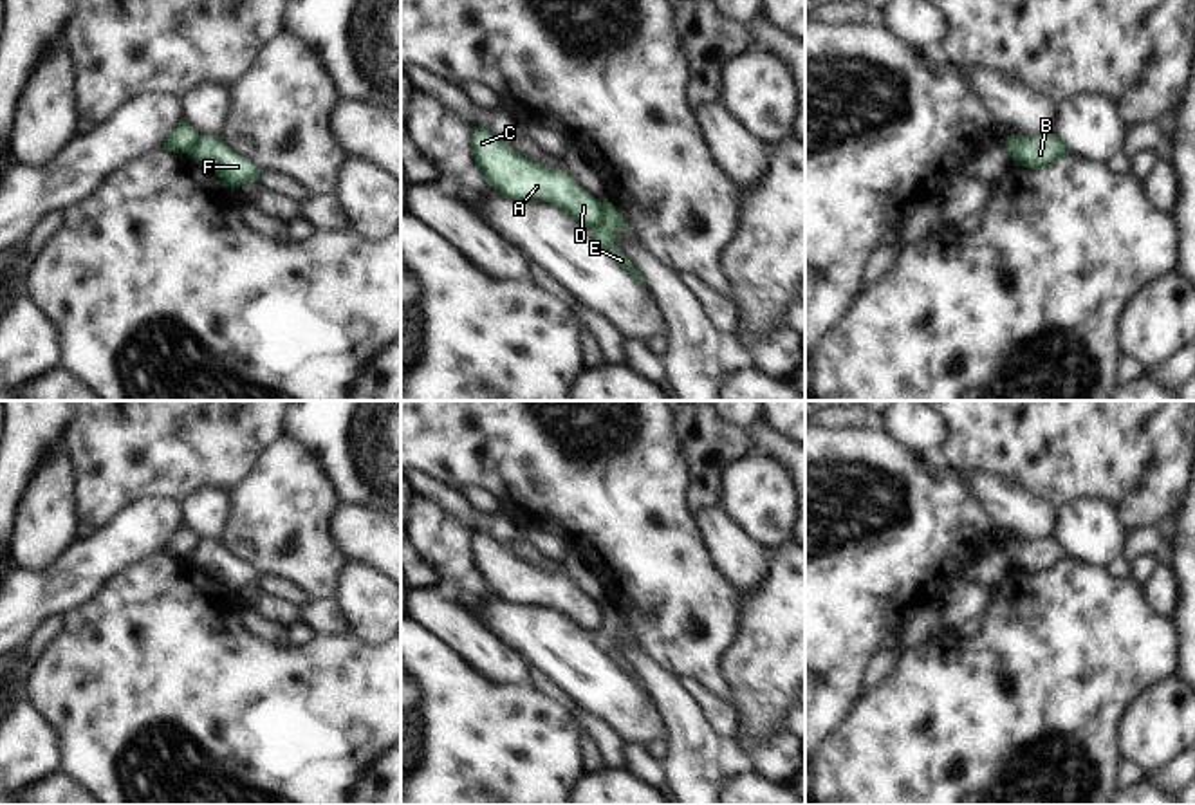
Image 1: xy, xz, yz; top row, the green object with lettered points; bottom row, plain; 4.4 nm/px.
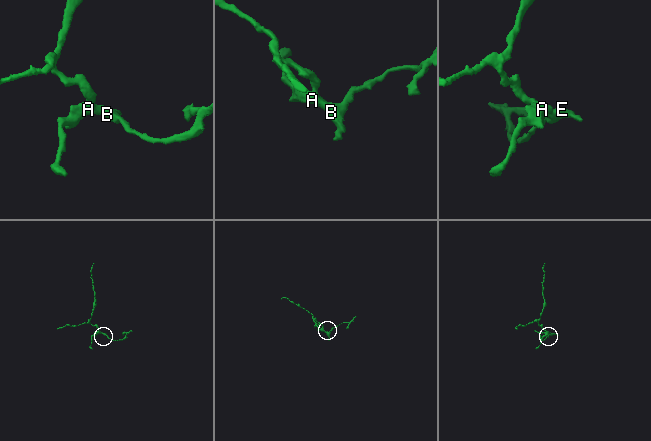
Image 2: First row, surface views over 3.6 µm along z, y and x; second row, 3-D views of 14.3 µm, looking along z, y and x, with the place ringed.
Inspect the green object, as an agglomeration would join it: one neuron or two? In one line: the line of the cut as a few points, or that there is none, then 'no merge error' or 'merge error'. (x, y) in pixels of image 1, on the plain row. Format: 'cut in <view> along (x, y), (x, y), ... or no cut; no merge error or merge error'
cut in xz along (602, 607), (602, 623), (592, 632); merge error

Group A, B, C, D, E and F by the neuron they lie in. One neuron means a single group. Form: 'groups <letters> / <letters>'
groups A C D / B E F

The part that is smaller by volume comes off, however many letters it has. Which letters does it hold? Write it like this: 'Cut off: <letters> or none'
Cut off: B, E, F.

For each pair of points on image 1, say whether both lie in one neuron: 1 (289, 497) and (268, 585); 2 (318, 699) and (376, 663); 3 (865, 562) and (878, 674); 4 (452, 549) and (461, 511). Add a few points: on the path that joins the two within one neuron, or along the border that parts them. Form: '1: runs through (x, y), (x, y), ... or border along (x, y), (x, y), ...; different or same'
1: border along (262, 574), (286, 578), (307, 596); different
2: runs through (333, 699), (340, 699), (361, 677); same
3: border along (878, 650), (865, 670), (863, 688); different
4: border along (423, 495), (448, 509), (472, 531); different

